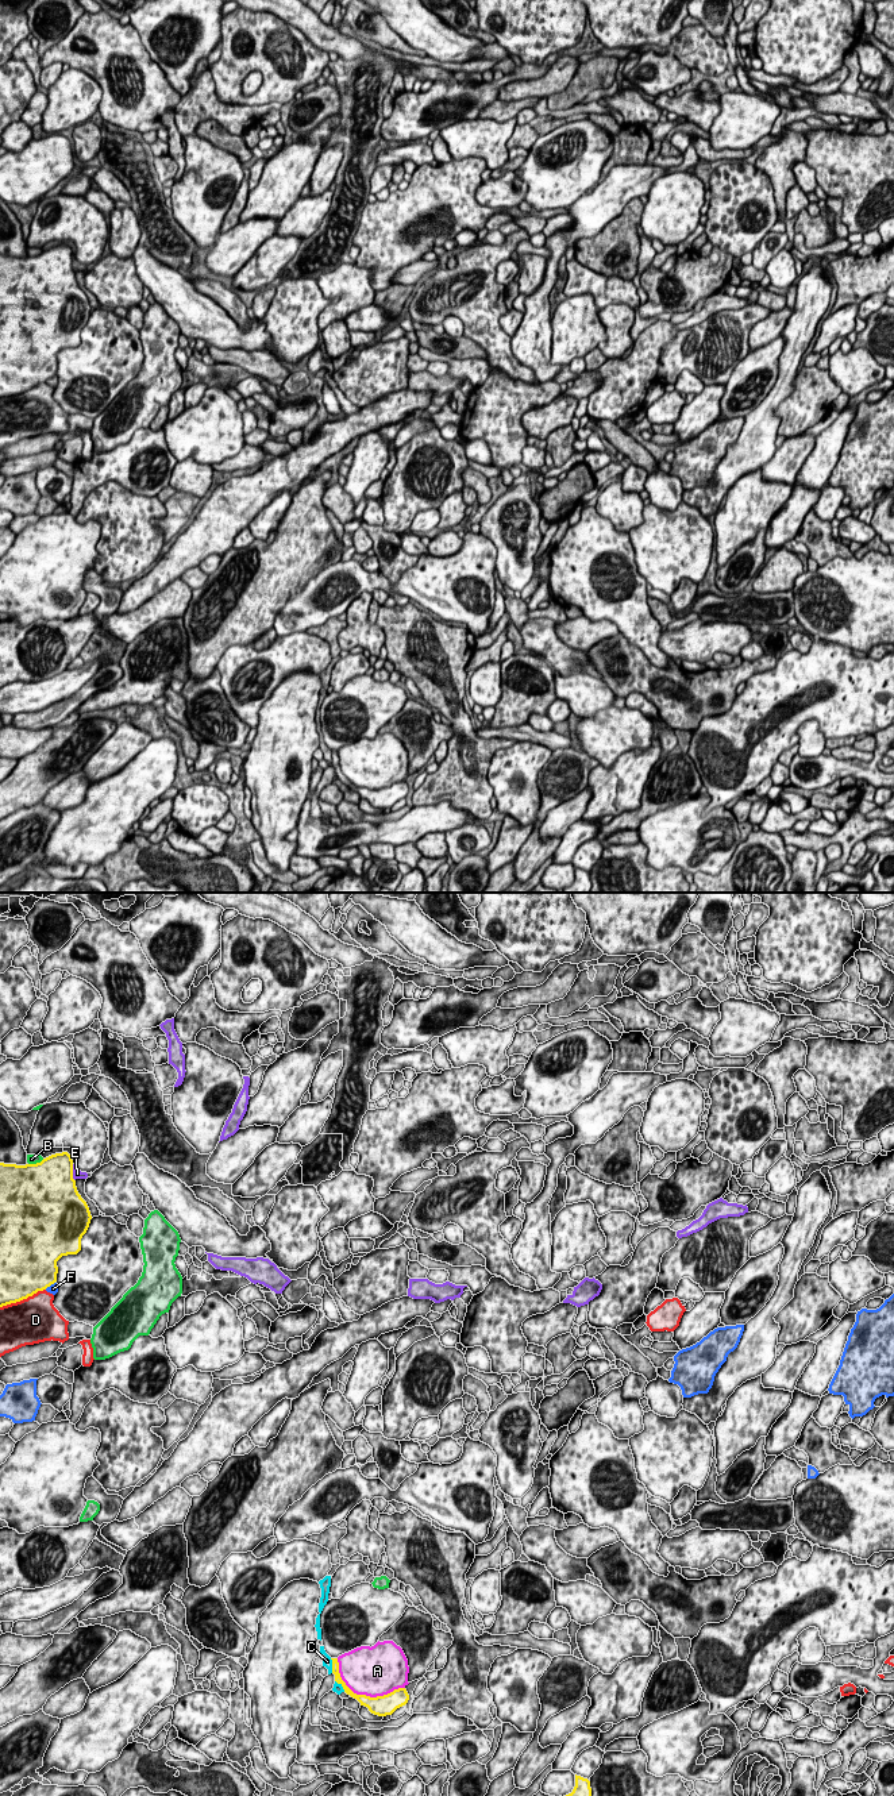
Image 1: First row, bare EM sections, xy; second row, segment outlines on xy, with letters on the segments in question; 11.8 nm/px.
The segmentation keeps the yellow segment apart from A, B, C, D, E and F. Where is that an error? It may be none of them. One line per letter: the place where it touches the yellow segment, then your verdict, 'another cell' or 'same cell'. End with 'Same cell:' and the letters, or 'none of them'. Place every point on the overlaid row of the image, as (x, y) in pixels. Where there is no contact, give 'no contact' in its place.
A: xy (362, 1695) | another cell
B: xy (37, 1163) | another cell
C: xy (332, 1665) | same cell
D: xy (22, 1299) | another cell
E: xy (72, 1172) | another cell
F: xy (49, 1286) | another cell
Same cell: C

